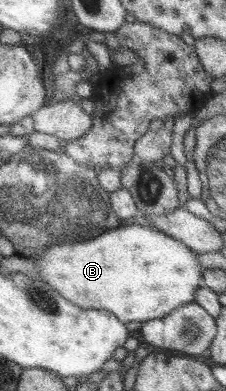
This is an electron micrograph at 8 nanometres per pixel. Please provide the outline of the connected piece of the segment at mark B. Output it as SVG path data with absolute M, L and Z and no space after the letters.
M140 224L106 230L106 233L90 241L50 245L38 258L32 259L37 261L38 279L48 283L48 286L62 294L66 300L81 306L82 309L109 311L126 323L145 322L168 316L181 305L196 301L198 289L205 286L202 280L204 269L185 242L170 237L162 230L154 230Z

